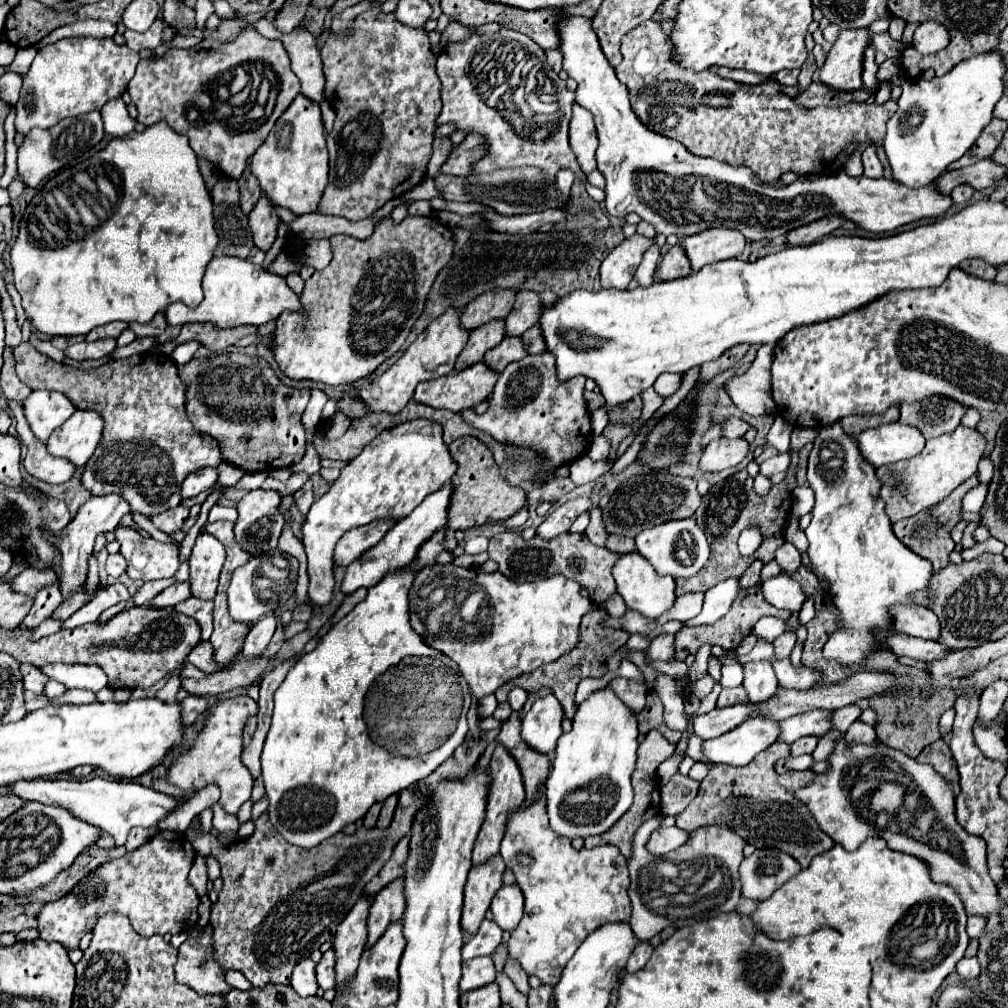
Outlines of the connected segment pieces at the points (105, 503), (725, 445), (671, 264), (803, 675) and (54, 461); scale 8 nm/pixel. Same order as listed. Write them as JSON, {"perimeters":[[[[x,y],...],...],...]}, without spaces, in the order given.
{"perimeters":[[[[106,494],[106,496],[94,496],[90,498],[80,510],[78,516],[60,532],[60,536],[55,534],[49,537],[54,540],[54,544],[60,548],[62,552],[62,568],[60,568],[60,592],[62,598],[68,600],[70,596],[74,596],[82,584],[86,582],[86,574],[88,574],[88,558],[92,556],[94,550],[94,540],[98,534],[106,532],[106,530],[114,530],[120,522],[120,518],[130,512],[128,502],[118,496],[118,494]]],[[[718,438],[712,440],[700,460],[700,468],[706,472],[718,472],[740,464],[748,454],[750,444],[744,438]]],[[[676,244],[676,246],[672,246],[672,248],[664,254],[664,258],[662,258],[660,266],[658,266],[656,276],[658,276],[660,280],[674,280],[674,278],[684,278],[684,276],[688,276],[690,272],[692,272],[692,266],[690,266],[688,256],[686,256],[682,244]]],[[[776,660],[774,664],[774,672],[778,676],[778,684],[782,688],[796,688],[796,690],[806,690],[810,688],[816,680],[818,680],[818,674],[808,670],[808,668],[802,668],[802,670],[794,670],[790,660]]],[[[8,400],[8,407],[18,420],[16,430],[18,430],[18,438],[22,438],[22,442],[28,446],[28,454],[24,458],[24,468],[28,470],[28,474],[32,474],[34,478],[48,482],[48,484],[64,484],[68,482],[74,472],[76,466],[68,460],[62,458],[54,458],[48,454],[46,444],[36,440],[36,436],[30,430],[30,424],[26,422],[24,414],[22,414],[22,406],[13,400]]]]}

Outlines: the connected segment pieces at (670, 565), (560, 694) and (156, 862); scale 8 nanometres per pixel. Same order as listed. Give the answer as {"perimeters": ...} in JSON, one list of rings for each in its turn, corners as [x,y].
{"perimeters":[[[[694,518],[672,520],[640,532],[636,536],[636,550],[650,560],[650,564],[658,574],[674,576],[674,578],[690,578],[702,568],[702,564],[684,566],[676,558],[676,540],[684,530],[696,536],[696,540],[706,540],[704,532],[698,528]]],[[[592,610],[592,612],[588,612],[588,614],[582,618],[582,628],[580,628],[580,640],[578,640],[578,644],[576,644],[570,652],[566,652],[564,656],[560,656],[558,660],[548,662],[548,664],[542,664],[542,666],[536,668],[534,672],[526,672],[526,674],[522,674],[522,676],[518,676],[518,678],[506,682],[504,686],[500,686],[500,688],[494,692],[496,698],[498,698],[498,702],[506,702],[506,694],[508,694],[514,686],[524,688],[526,692],[536,692],[536,690],[540,690],[542,686],[548,686],[548,688],[554,690],[556,698],[558,698],[560,704],[564,706],[566,716],[568,716],[568,718],[574,718],[574,714],[576,714],[576,710],[578,710],[576,704],[574,704],[574,694],[576,694],[578,682],[580,682],[582,678],[586,678],[586,676],[602,676],[602,674],[606,672],[606,646],[600,646],[600,642],[604,640],[604,636],[608,636],[608,630],[602,626],[604,618],[606,618],[606,612],[602,612],[602,610]]],[[[160,830],[140,848],[94,868],[66,896],[48,902],[38,916],[40,938],[46,942],[60,942],[68,950],[78,948],[80,938],[92,932],[100,916],[110,912],[126,916],[140,936],[192,930],[198,924],[200,904],[198,894],[188,882],[194,858],[196,852],[184,832]]]]}

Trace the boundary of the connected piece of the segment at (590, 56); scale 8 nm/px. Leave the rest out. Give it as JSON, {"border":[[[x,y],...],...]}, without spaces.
{"border":[[[562,12],[556,22],[556,32],[560,38],[560,52],[564,54],[564,70],[568,72],[570,78],[578,82],[576,102],[594,114],[596,132],[600,140],[596,150],[596,160],[598,160],[598,170],[606,178],[606,212],[610,216],[624,218],[626,214],[636,212],[642,220],[650,222],[658,234],[666,234],[666,236],[676,234],[678,238],[692,236],[708,228],[724,226],[724,228],[740,230],[748,240],[772,240],[780,234],[790,232],[792,228],[804,226],[830,212],[842,214],[870,232],[890,232],[898,226],[904,226],[920,218],[944,216],[946,210],[954,204],[948,194],[942,194],[936,190],[934,182],[914,190],[896,180],[886,180],[886,178],[872,180],[866,176],[852,178],[840,170],[834,176],[822,176],[822,178],[804,180],[804,182],[796,180],[790,186],[784,186],[782,182],[764,184],[754,176],[750,168],[744,168],[744,166],[734,168],[714,158],[698,158],[690,154],[680,142],[666,138],[658,132],[648,132],[648,128],[640,122],[640,118],[634,114],[630,106],[626,86],[616,78],[614,68],[608,64],[600,48],[600,42],[596,38],[590,18],[568,16]]]}

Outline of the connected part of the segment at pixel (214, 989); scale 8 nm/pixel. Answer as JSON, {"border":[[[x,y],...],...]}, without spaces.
{"border":[[[206,926],[204,940],[200,940],[200,944],[184,942],[178,948],[174,972],[178,982],[194,988],[198,994],[226,994],[230,990],[224,982],[224,970],[212,958],[210,926]]]}

